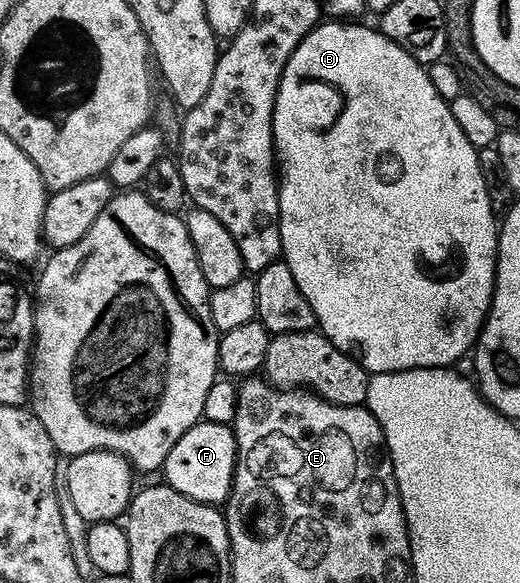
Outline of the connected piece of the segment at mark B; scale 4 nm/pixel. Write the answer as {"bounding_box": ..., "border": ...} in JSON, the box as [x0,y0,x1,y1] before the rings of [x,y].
{"bounding_box":[272,22,498,374],"border":[[[321,22],[302,38],[300,45],[290,54],[290,58],[284,67],[284,73],[280,79],[280,85],[276,91],[274,102],[274,114],[272,115],[272,147],[278,165],[278,187],[280,190],[280,250],[283,263],[290,266],[290,274],[294,274],[294,282],[298,282],[298,290],[302,290],[302,298],[310,302],[310,310],[314,310],[316,328],[324,333],[338,350],[342,350],[347,356],[353,356],[370,374],[377,372],[401,372],[411,368],[446,368],[455,365],[455,360],[460,360],[464,355],[473,351],[474,345],[479,341],[480,330],[488,318],[488,308],[492,304],[492,289],[496,287],[496,241],[498,239],[498,216],[492,210],[492,203],[486,190],[486,182],[482,178],[480,169],[480,154],[462,134],[462,126],[454,122],[452,105],[440,97],[438,90],[434,90],[434,82],[430,82],[428,69],[419,64],[402,46],[398,46],[390,38],[386,38],[383,32],[370,28],[364,22]]]}

